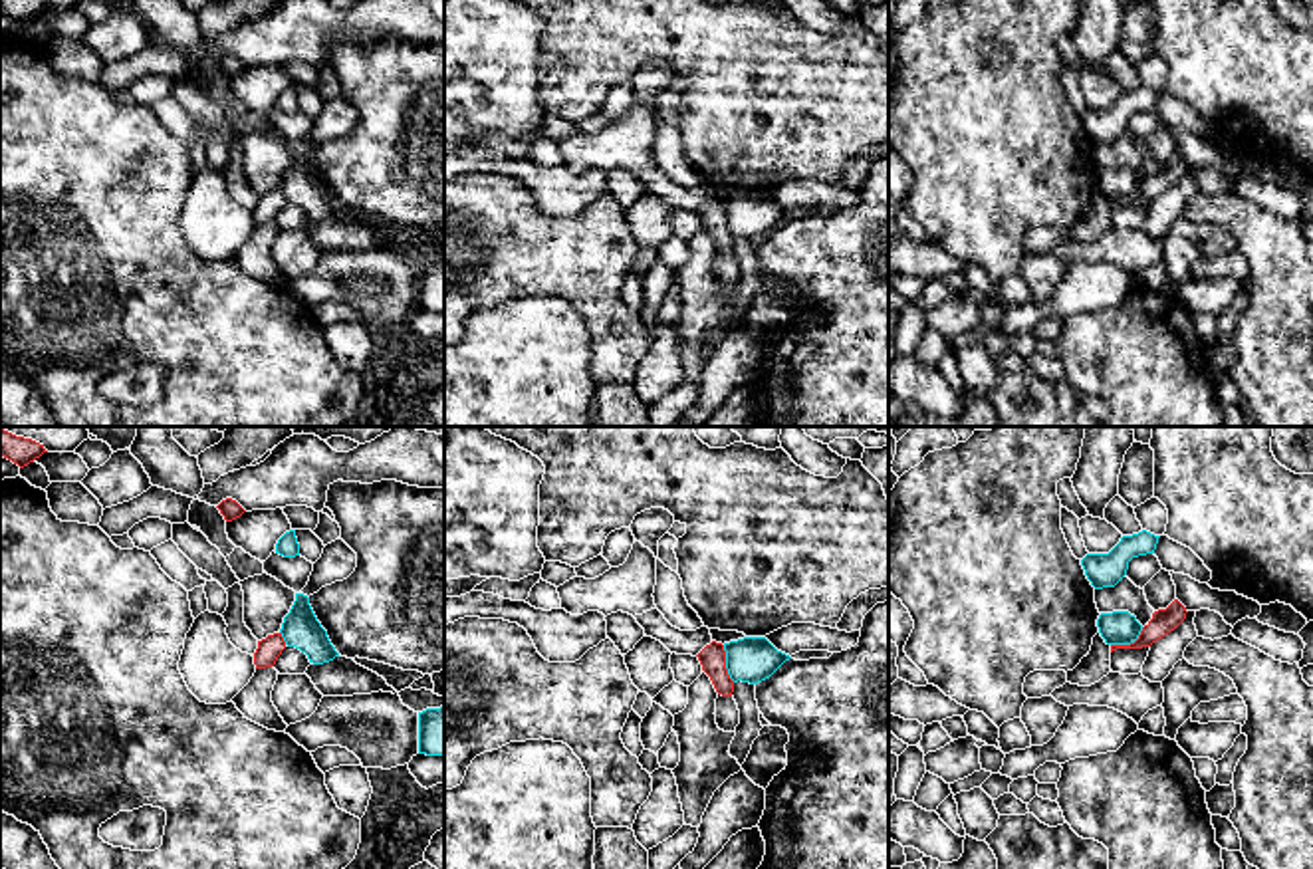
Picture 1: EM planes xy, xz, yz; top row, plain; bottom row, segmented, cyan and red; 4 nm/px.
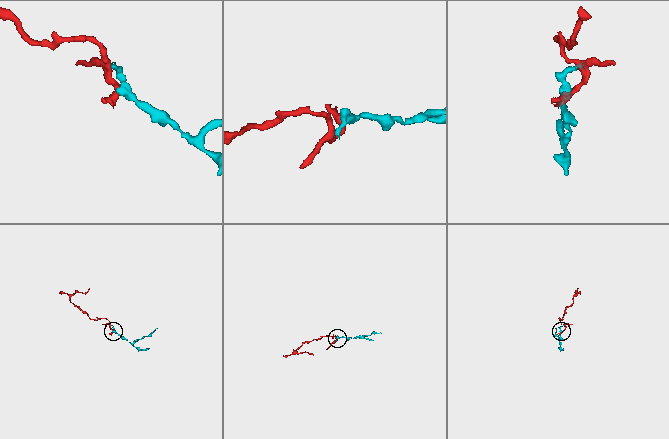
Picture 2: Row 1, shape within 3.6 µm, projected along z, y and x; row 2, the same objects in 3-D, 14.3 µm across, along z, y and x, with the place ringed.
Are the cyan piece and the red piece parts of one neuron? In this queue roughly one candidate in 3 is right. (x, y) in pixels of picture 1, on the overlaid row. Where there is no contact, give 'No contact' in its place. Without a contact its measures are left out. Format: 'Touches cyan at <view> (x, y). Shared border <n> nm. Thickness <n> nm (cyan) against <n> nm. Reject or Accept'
Touches cyan at yz (1129, 643). Shared border 150 nm. Thickness 140 nm (cyan) against 100 nm. Reject

